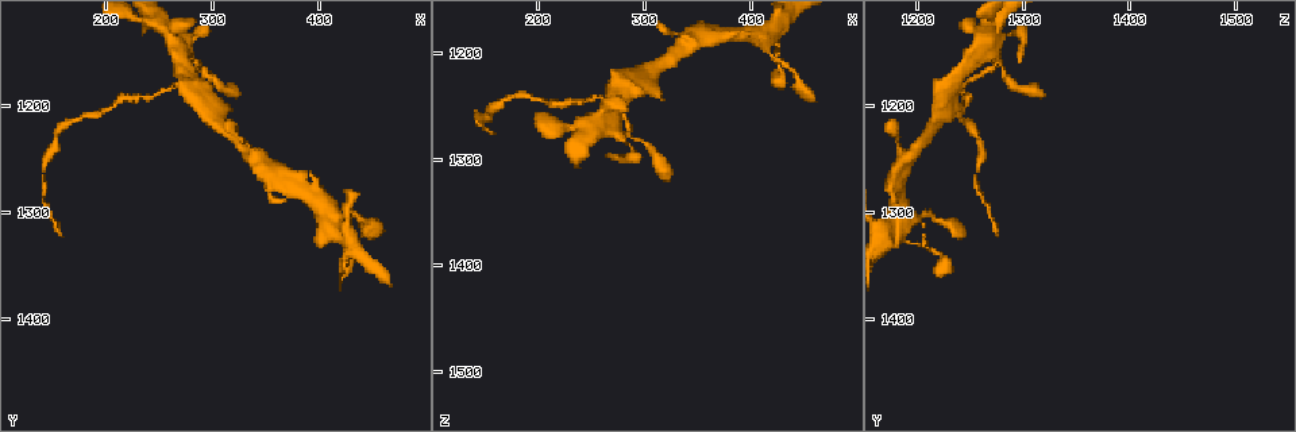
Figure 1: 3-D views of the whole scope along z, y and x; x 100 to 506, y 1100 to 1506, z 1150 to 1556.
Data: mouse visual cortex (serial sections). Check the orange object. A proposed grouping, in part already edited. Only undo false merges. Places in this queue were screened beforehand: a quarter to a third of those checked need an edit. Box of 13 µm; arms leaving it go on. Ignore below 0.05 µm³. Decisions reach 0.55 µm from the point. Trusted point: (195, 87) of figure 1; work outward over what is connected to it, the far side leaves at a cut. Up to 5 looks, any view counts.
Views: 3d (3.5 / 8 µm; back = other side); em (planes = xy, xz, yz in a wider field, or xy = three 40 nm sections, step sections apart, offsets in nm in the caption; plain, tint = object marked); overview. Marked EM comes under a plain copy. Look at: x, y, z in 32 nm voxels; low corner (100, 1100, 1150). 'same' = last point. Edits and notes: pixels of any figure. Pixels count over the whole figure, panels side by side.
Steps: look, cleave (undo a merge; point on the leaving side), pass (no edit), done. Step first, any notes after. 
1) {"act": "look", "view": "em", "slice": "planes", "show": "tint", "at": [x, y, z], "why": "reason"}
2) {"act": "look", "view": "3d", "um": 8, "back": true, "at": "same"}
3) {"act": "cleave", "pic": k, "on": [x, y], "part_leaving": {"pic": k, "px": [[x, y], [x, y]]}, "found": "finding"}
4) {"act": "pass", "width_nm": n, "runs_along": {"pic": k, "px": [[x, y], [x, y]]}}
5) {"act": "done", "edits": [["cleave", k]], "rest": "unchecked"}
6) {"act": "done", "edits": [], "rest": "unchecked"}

{"act": "look", "view": "3d", "um": 3.5, "at": [290, 1168, 1278]}

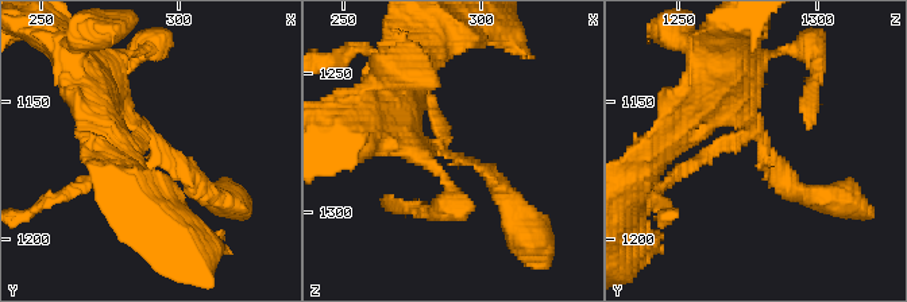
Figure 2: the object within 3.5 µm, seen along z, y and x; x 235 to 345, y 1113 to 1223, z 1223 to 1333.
{"act": "look", "view": "em", "slice": "xy", "step": 2, "show": "tint", "at": [291, 1166, 1281], "arm_widths_nm": [250, 300]}

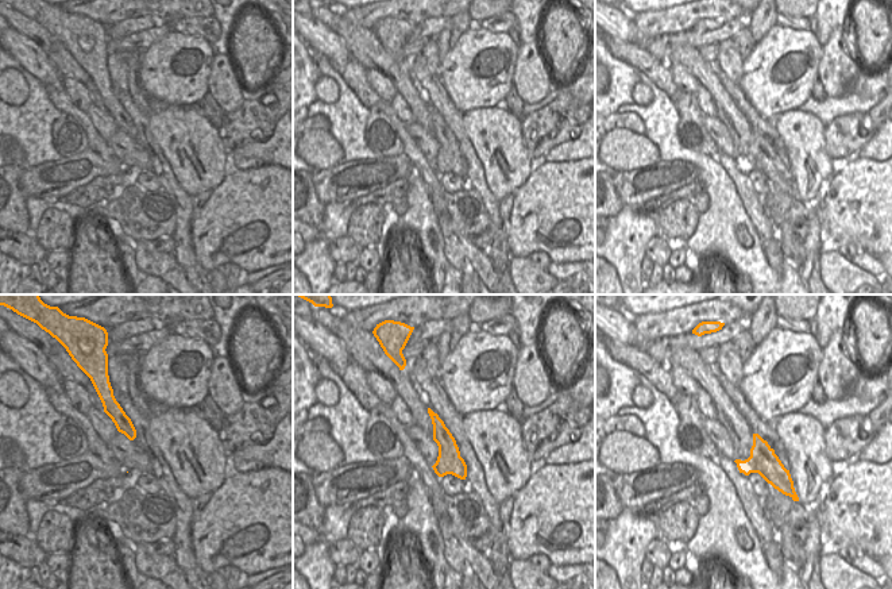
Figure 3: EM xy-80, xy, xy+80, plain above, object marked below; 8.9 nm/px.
{"act": "cleave", "pic": 2, "on": [682, 169], "part_leaving": {"pic": 2, "px": [[718, 143], [652, 201]]}, "found": "a second cell is stuck on"}

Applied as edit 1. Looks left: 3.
{"act": "look", "view": "3d", "um": 3.5, "at": [426, 1336, 1214], "why": "thick turns thin"}

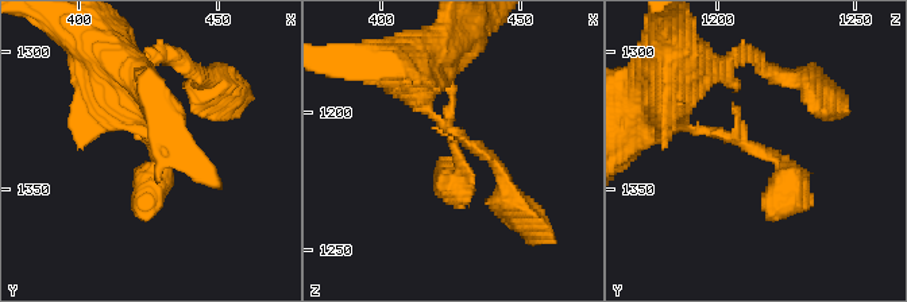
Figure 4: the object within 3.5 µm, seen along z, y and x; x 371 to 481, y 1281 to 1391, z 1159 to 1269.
{"act": "look", "view": "em", "slice": "xy", "step": 5, "show": "tint", "at": [428, 1336, 1215], "why": "now the EM"}

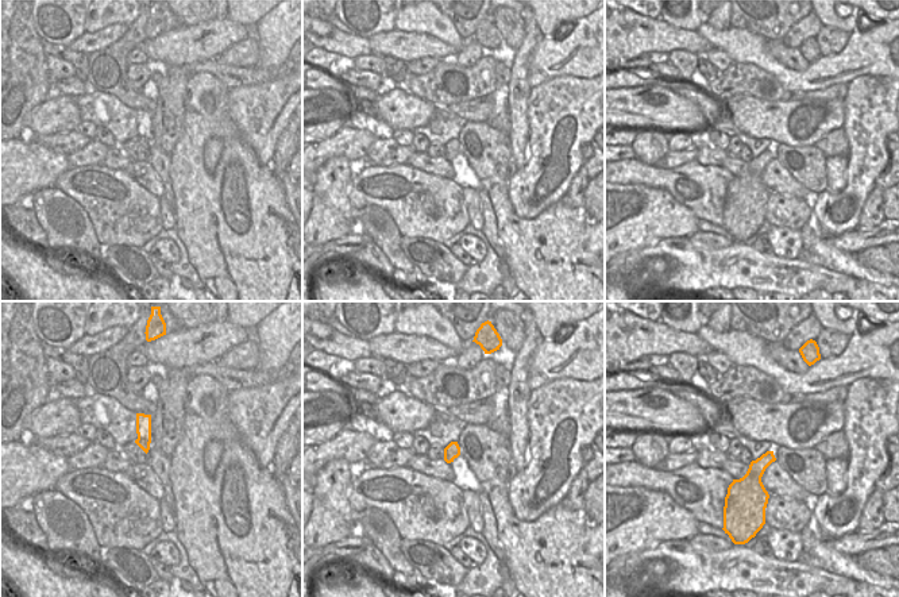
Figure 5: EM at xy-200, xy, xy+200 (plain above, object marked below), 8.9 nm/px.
{"act": "look", "view": "em", "slice": "xy", "step": 2, "show": "tint", "at": "same", "why": "another direction"}

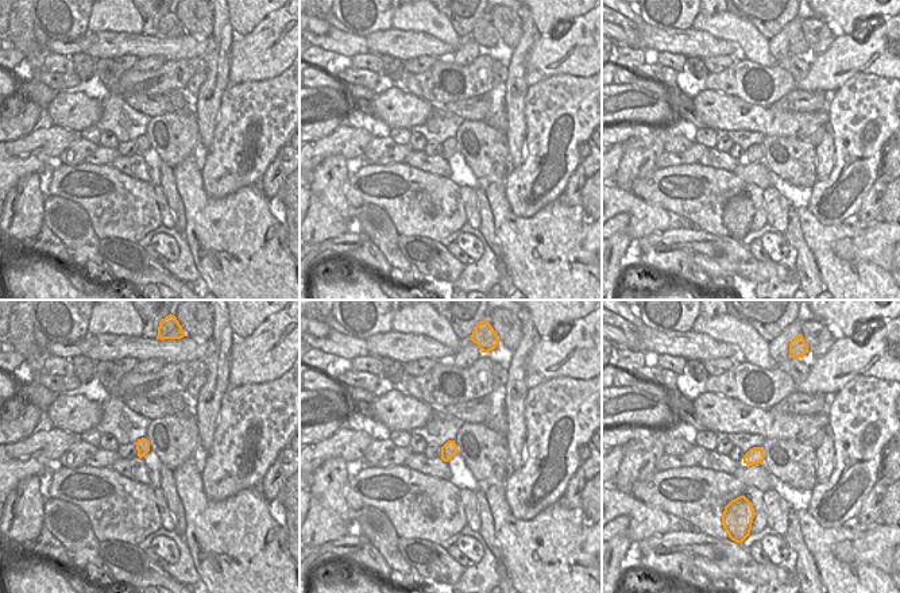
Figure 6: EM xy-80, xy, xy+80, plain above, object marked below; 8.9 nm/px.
{"act": "pass", "found": "all the same cell"}

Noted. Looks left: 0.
{"act": "done", "edits": [["cleave", 2]], "rest": "unchecked"}

